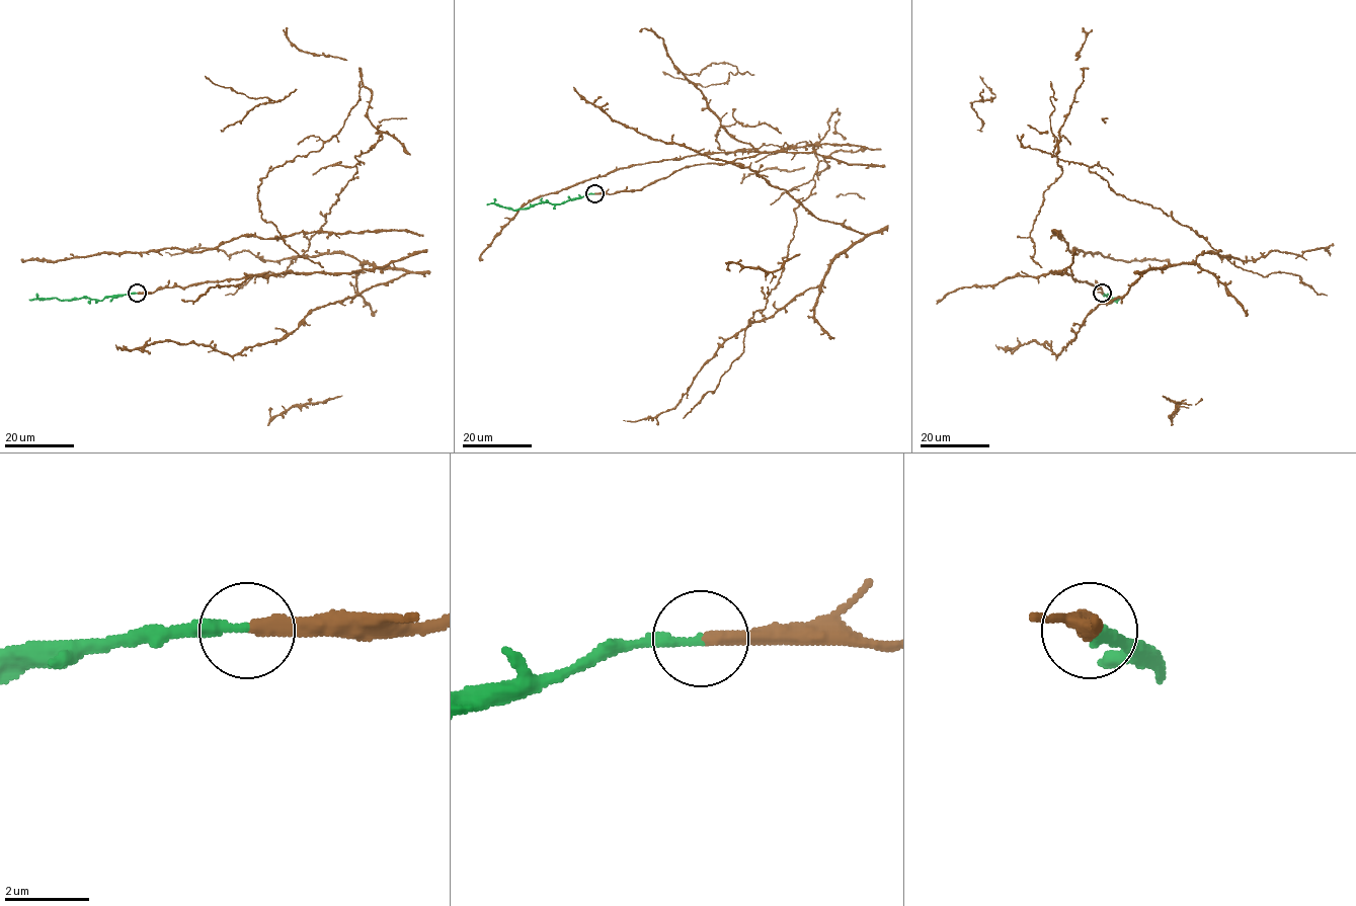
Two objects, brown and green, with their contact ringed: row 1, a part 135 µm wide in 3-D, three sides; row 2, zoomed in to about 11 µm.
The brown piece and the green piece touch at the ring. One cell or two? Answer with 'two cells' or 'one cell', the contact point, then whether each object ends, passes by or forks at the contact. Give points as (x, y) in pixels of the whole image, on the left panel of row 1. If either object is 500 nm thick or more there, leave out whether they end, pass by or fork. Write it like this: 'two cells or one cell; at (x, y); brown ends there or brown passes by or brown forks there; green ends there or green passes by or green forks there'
one cell; at (137, 293); brown ends there; green ends there

